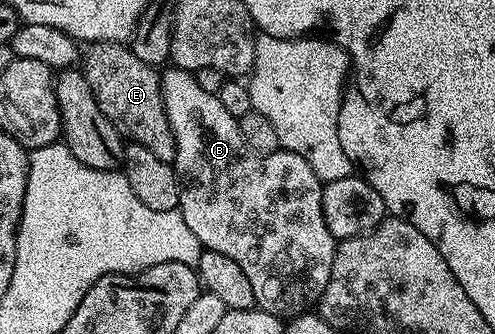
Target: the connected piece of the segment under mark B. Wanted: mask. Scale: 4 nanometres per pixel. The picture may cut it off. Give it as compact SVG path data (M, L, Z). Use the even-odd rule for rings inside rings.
M166 67L164 69L166 72L162 71L160 78L161 97L165 103L167 118L169 119L169 125L173 131L175 146L177 147L175 167L183 185L179 205L183 222L187 222L189 229L195 233L195 238L199 238L202 249L218 252L219 254L227 254L227 258L231 258L231 262L237 263L239 270L243 270L243 274L247 274L247 279L251 282L251 290L255 290L255 305L261 311L270 312L273 316L292 318L304 313L306 310L312 309L309 307L312 304L314 307L320 301L322 294L325 292L327 282L331 278L331 268L335 262L335 254L337 253L338 246L338 241L333 239L331 230L325 225L323 194L321 193L323 181L317 177L315 170L311 170L311 166L307 166L307 162L303 162L303 158L299 158L299 154L290 152L288 154L260 156L259 153L252 152L247 146L247 142L243 142L243 134L241 133L241 125L238 117L227 114L227 109L223 106L220 96L207 94L207 90L203 90L203 86L199 86L196 75L190 72L188 67L177 67L181 68Z

